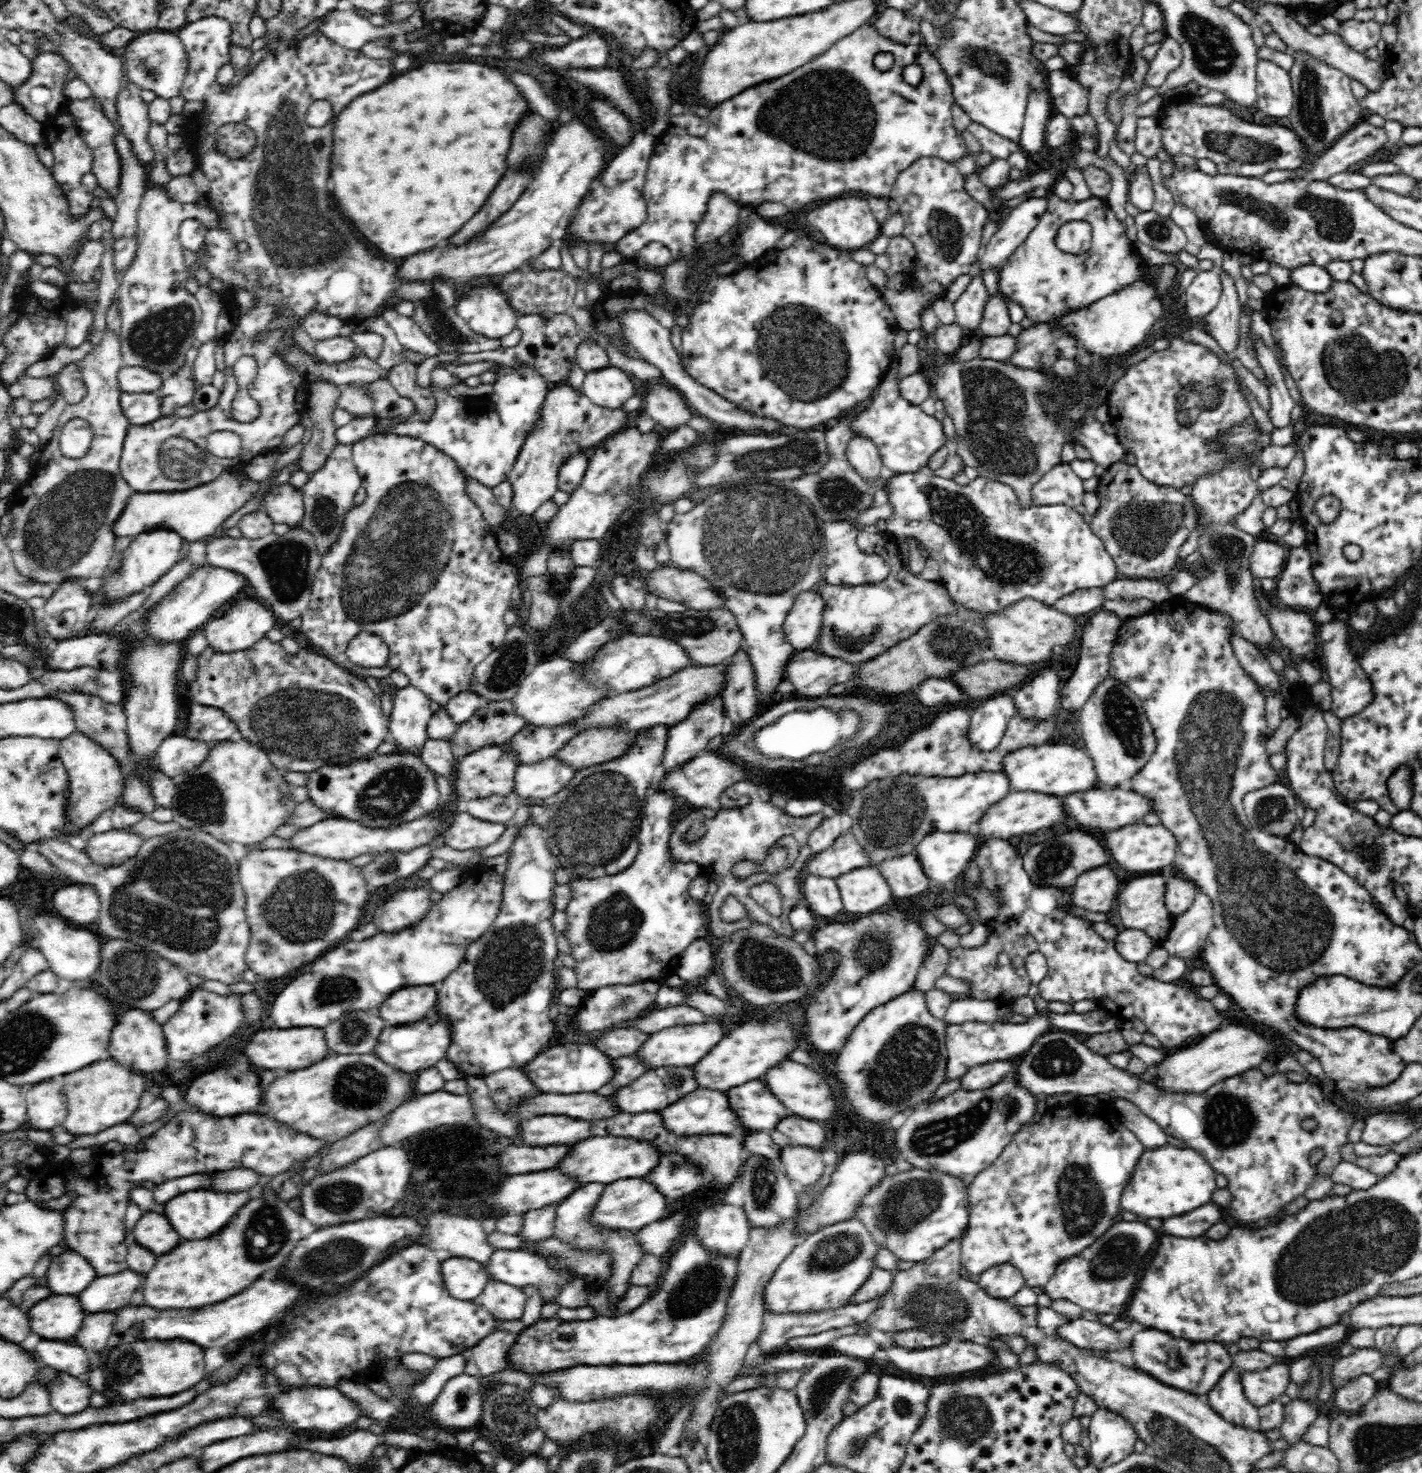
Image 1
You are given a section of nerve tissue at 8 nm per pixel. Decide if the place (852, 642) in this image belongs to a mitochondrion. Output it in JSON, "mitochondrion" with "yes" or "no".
{"mitochondrion":"yes"}

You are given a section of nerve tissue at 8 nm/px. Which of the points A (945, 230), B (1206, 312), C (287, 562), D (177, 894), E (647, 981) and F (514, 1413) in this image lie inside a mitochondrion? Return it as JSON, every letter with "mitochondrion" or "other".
{"A":"mitochondrion","B":"other","C":"mitochondrion","D":"mitochondrion","E":"other","F":"mitochondrion"}

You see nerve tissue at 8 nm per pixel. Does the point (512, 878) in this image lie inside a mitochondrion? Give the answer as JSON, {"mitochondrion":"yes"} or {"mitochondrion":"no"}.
{"mitochondrion":"no"}

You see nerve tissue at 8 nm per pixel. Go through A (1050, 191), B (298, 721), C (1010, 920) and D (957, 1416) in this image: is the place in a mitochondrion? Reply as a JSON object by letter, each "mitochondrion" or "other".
{"A":"other","B":"mitochondrion","C":"other","D":"mitochondrion"}

